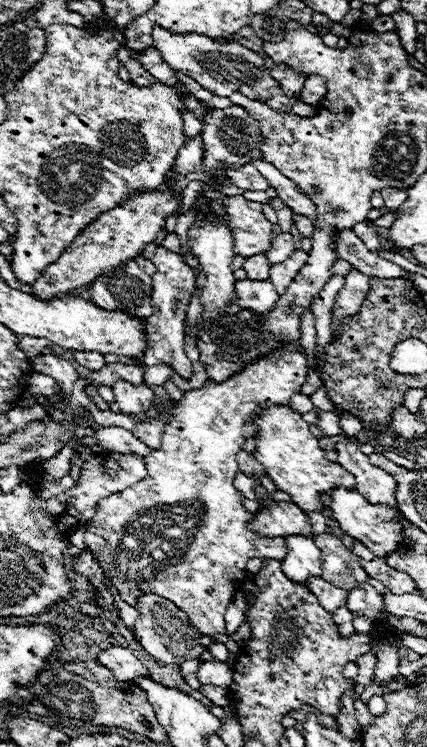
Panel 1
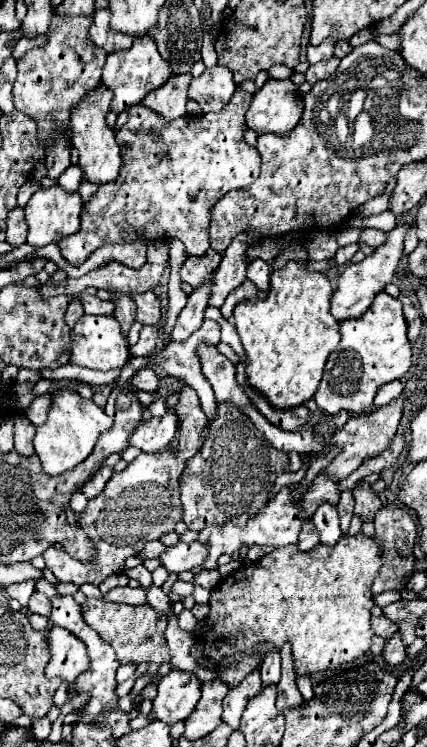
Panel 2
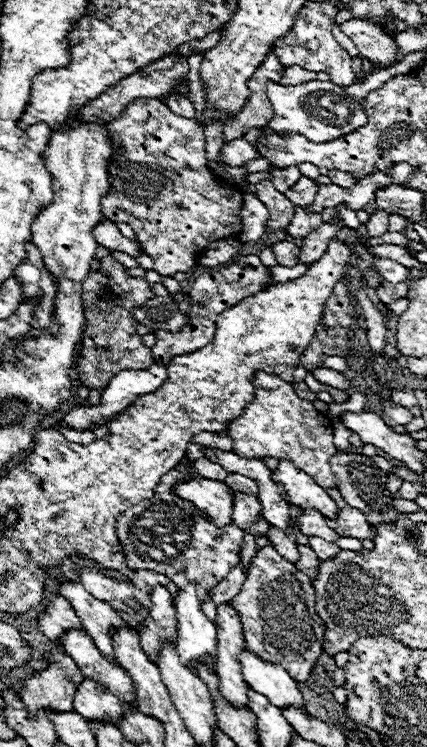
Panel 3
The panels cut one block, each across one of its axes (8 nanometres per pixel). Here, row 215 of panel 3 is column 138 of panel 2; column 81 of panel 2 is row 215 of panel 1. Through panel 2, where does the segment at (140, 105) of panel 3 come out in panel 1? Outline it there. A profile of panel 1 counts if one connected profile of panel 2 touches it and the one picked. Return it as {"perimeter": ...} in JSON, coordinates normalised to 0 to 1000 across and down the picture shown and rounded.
{"perimeter":[[[534,262],[525,270],[506,268],[506,286],[520,286],[520,276],[548,316],[548,337],[571,345],[618,340],[632,332],[642,313],[637,300],[614,286],[614,273],[585,270],[571,262]]]}

